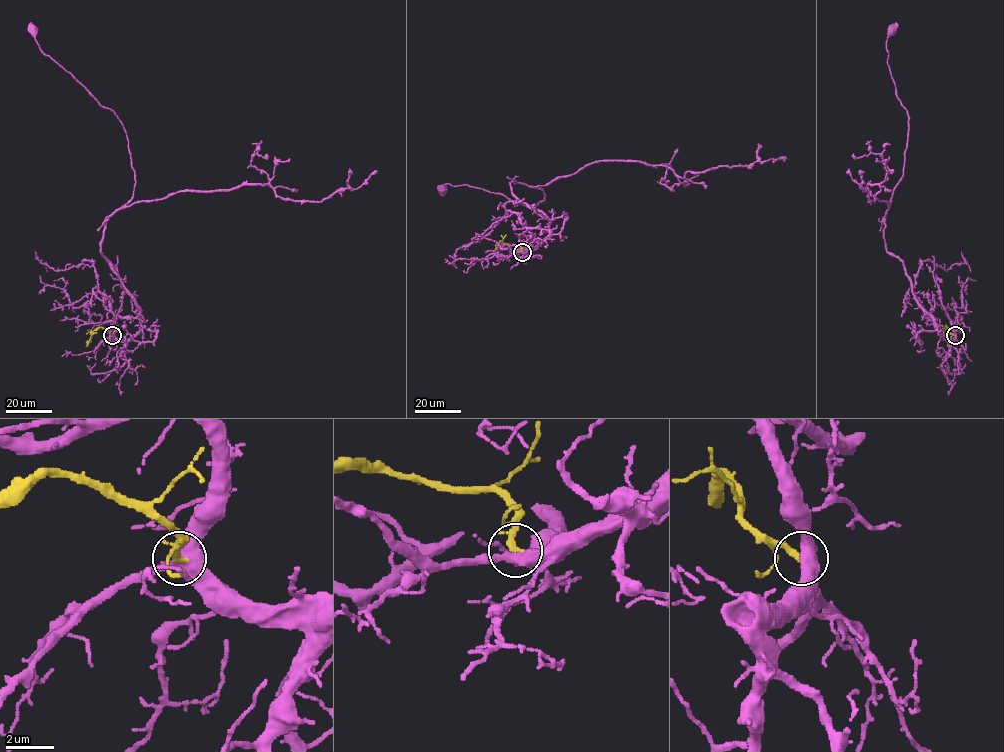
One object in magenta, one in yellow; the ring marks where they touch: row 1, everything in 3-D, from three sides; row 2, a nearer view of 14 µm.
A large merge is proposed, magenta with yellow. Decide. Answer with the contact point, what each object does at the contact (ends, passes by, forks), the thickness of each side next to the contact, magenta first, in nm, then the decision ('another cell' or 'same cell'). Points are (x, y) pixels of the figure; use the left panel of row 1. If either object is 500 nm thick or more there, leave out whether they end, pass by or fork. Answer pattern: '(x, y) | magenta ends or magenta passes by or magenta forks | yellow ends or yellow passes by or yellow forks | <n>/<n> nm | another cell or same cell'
(112, 335) | magenta forks | yellow passes by | 440/200 nm | same cell

